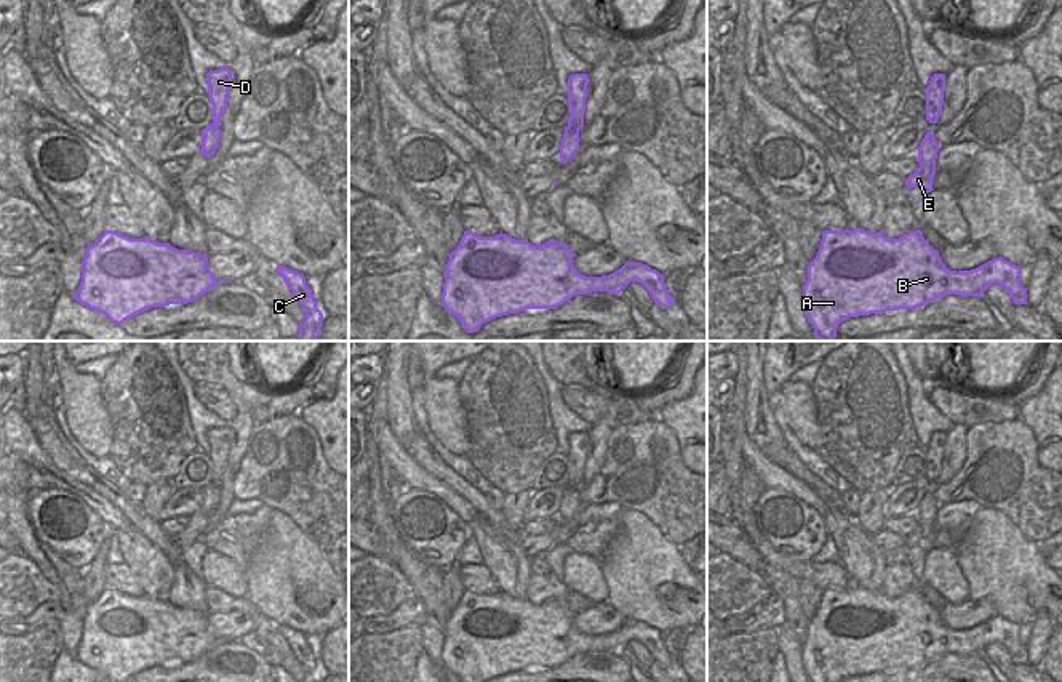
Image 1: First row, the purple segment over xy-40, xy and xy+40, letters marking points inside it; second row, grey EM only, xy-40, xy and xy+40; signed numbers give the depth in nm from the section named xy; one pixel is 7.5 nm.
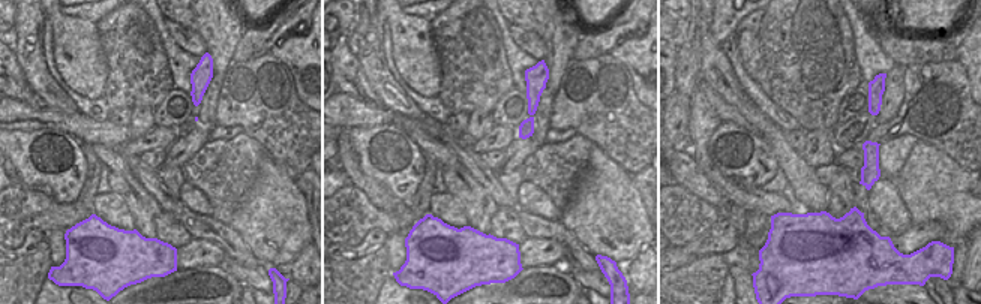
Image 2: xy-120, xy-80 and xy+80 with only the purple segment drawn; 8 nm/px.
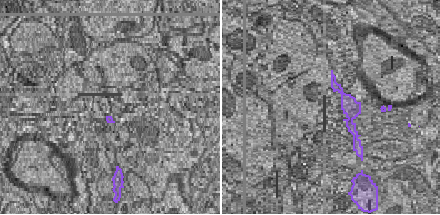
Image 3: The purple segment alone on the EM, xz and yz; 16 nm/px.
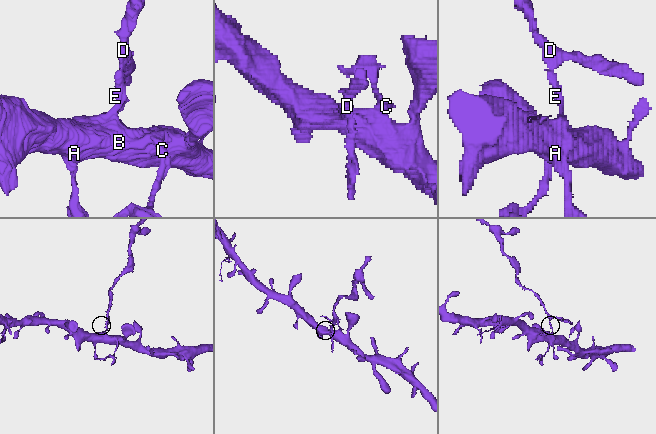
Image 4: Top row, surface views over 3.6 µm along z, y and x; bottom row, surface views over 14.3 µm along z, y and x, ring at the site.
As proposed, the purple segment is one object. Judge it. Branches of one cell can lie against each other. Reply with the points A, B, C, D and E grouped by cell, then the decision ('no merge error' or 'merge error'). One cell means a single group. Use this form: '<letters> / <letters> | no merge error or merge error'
A B C E / D | merge error

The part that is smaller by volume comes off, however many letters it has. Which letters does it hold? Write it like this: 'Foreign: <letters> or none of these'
Foreign: D

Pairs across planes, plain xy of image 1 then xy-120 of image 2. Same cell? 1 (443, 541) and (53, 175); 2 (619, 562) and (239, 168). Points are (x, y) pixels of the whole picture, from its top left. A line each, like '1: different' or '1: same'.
1: same
2: different

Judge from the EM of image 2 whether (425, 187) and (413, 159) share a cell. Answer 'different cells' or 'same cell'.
different cells

